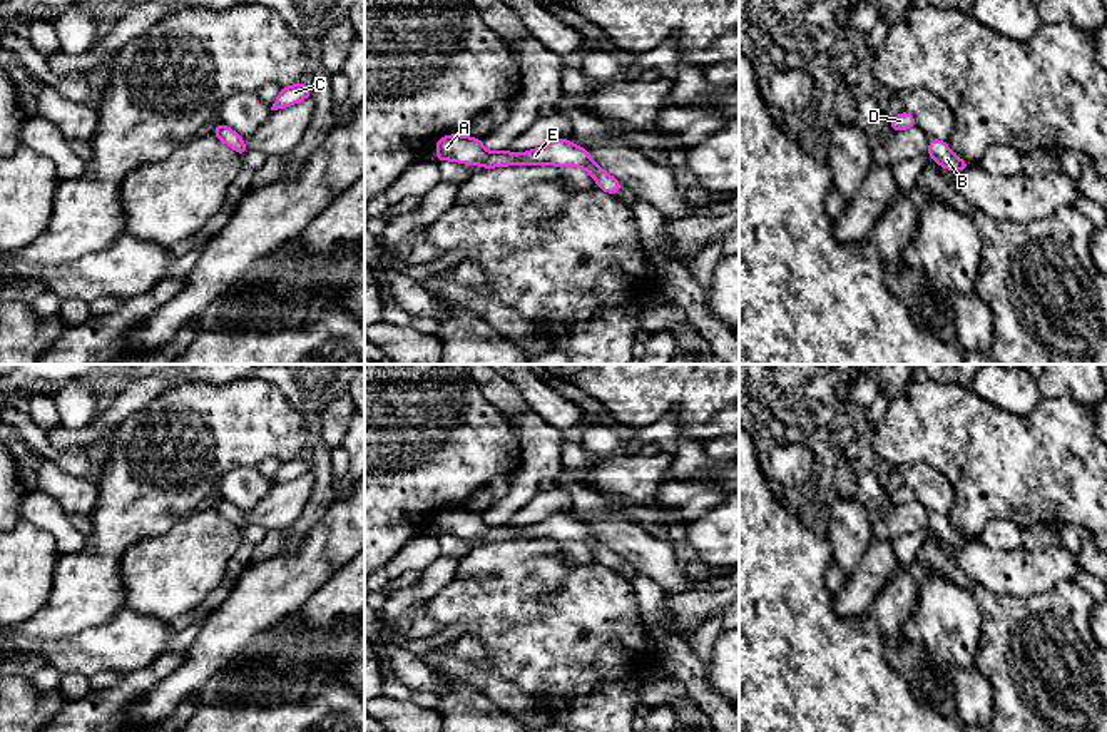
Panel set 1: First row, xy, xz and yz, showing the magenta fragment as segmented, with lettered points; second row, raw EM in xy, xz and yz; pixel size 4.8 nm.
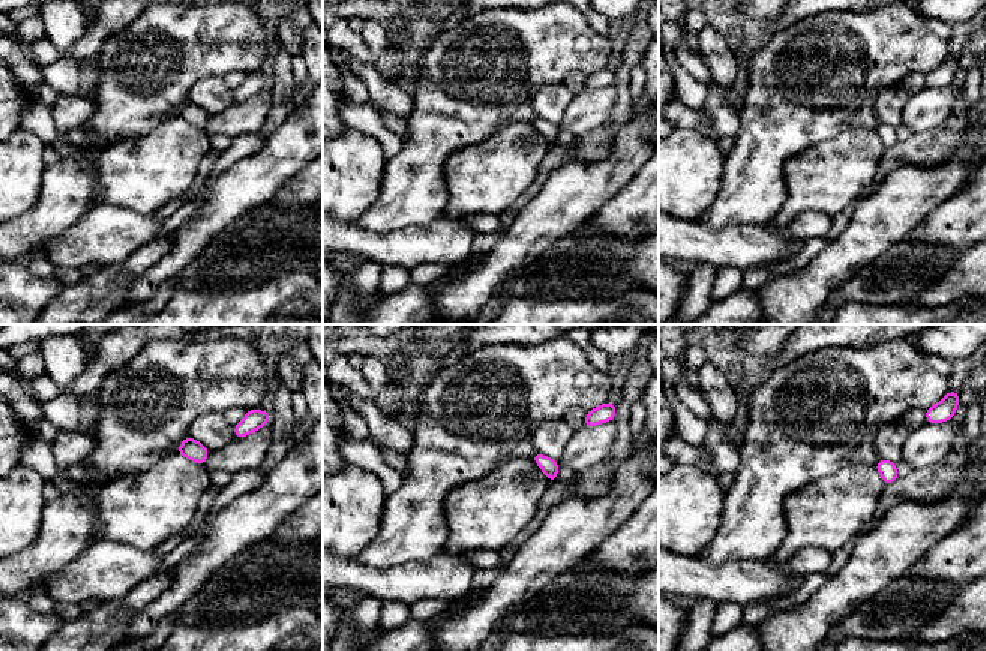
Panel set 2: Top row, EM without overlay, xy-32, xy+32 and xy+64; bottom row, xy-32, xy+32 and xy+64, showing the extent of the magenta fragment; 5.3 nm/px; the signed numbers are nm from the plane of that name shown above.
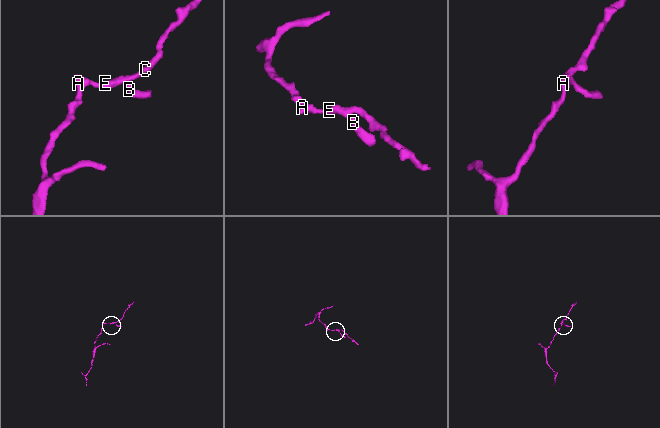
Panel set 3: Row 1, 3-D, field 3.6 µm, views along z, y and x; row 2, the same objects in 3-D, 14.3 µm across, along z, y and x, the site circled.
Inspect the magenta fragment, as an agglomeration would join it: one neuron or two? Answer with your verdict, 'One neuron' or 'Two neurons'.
One neuron

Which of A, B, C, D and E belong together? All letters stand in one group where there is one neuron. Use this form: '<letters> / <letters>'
A B C D E

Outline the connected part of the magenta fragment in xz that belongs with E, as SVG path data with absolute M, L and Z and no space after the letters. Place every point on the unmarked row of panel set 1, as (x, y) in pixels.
M443 510L436 520L438 538L443 535L455 535L465 540L482 540L483 543L505 540L538 540L550 538L555 541L580 541L585 543L604 567L615 570L622 557L615 555L605 543L599 541L590 528L567 513L557 511L538 523L528 526L490 526L483 521L482 513L468 510Z

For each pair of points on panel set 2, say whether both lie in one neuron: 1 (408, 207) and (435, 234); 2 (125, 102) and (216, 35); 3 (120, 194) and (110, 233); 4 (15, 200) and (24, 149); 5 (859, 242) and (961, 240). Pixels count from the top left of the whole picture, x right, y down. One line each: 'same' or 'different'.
1: different
2: same
3: different
4: same
5: different

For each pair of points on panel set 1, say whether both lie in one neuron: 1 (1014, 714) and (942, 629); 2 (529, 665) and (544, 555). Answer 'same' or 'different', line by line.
1: different
2: same

